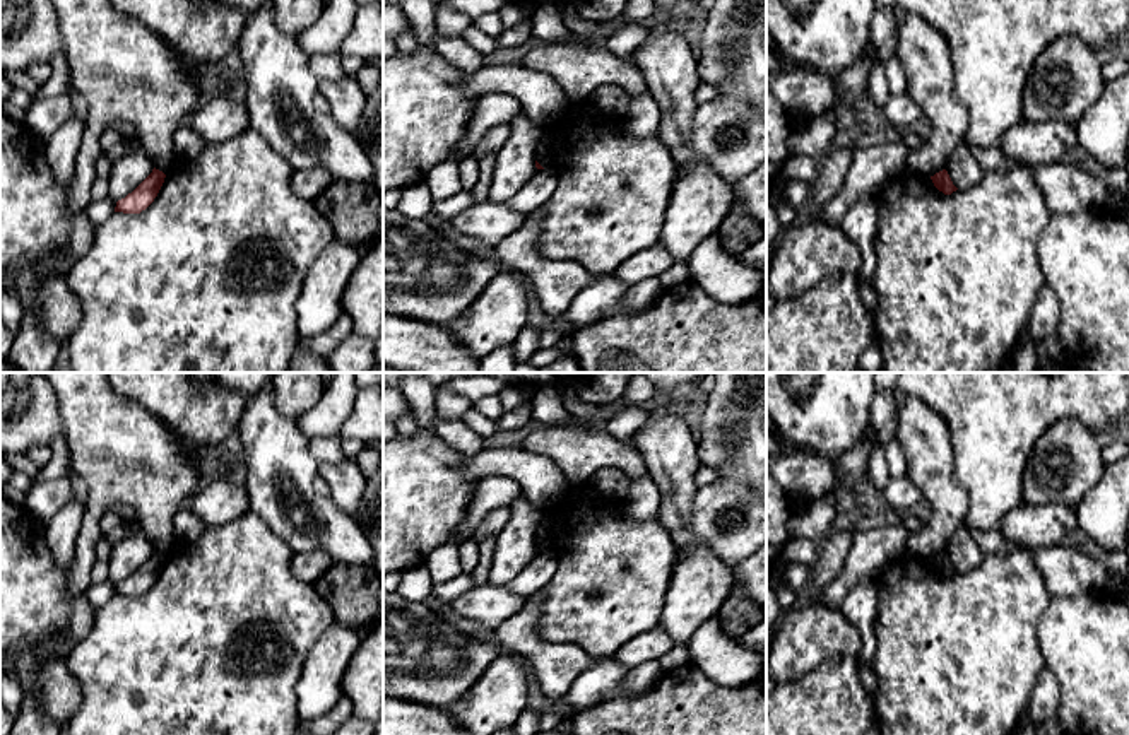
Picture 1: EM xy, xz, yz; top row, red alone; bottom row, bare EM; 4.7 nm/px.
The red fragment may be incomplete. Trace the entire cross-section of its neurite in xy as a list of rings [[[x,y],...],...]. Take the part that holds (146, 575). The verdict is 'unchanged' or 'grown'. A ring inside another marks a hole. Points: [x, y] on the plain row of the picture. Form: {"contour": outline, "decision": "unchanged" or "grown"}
{"contour": [[[154,550],[152,556],[132,576],[116,585],[115,595],[140,597],[145,593],[157,579],[164,561],[166,557]]], "decision": "unchanged"}

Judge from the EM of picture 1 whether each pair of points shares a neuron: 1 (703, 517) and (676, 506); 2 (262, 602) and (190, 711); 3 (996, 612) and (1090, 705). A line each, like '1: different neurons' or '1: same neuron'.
1: different neurons
2: same neuron
3: different neurons

